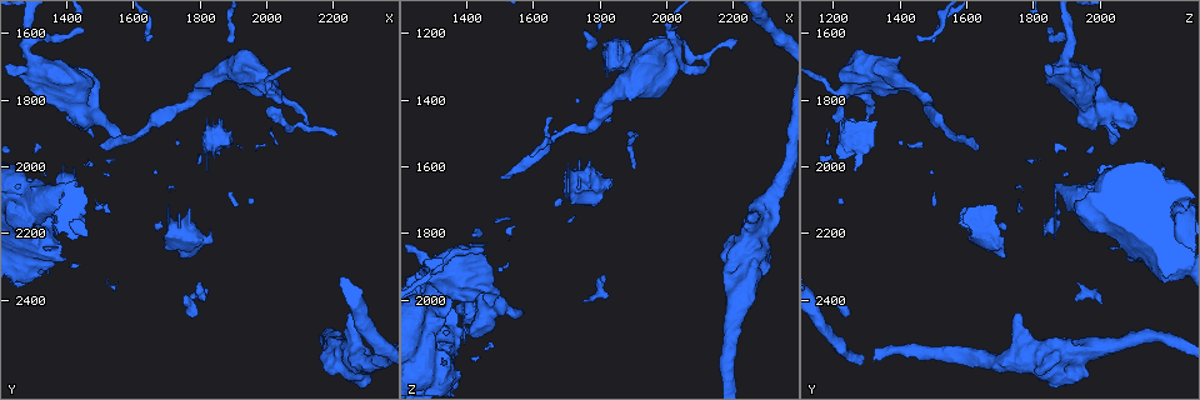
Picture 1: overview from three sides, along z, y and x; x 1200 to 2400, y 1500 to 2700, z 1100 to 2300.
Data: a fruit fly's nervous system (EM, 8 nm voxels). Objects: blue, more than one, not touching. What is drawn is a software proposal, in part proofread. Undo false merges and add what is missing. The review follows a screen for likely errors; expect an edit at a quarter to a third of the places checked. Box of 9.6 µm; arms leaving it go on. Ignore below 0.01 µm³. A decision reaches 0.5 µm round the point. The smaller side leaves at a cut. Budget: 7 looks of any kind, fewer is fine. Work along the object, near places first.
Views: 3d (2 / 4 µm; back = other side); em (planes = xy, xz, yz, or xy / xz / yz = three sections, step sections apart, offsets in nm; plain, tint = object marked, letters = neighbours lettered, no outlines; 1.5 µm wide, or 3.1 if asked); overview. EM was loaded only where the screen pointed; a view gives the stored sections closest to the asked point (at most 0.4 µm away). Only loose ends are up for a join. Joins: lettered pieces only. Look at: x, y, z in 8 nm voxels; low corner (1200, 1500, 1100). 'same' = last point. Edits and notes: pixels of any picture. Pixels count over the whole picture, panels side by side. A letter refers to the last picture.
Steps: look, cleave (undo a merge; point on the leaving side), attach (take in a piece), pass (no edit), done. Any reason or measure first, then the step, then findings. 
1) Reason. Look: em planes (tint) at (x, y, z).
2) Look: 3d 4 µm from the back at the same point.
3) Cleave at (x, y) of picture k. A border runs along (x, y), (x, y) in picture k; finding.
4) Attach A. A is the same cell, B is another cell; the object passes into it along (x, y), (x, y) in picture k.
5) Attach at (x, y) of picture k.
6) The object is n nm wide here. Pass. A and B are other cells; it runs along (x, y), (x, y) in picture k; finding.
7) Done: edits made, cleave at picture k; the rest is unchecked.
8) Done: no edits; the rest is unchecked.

Tapers out. Look: 3d 2 µm at (1500, 1930, 1640).

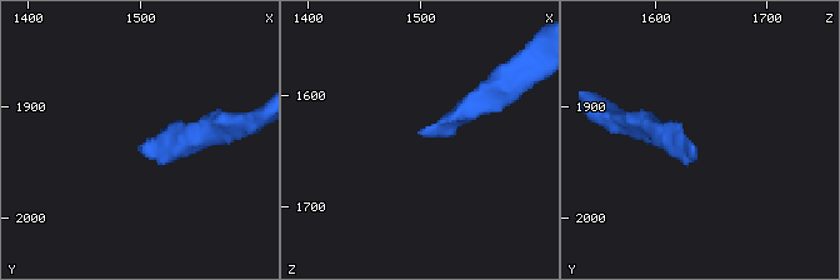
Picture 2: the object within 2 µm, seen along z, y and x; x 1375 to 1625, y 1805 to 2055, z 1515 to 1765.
Now the EM. Look: em xy step 4 (tint) at (1502, 1942, 1636).

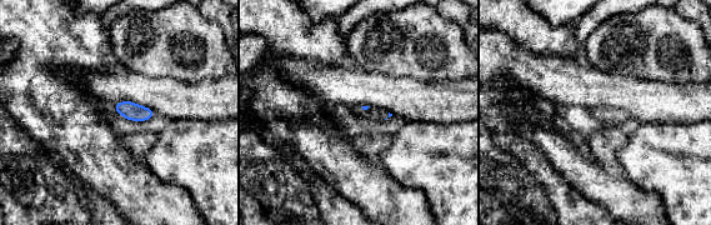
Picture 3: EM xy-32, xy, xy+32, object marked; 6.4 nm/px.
Look: em xz step 8 (letters) at the same point.

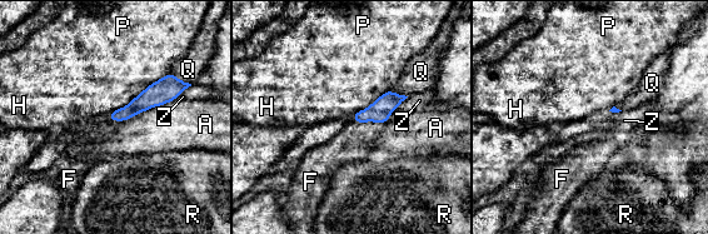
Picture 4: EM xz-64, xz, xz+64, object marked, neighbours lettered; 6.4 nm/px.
Attach F. F is the same cell, A, H, P, Q, R and Z are other cells; it goes on there.

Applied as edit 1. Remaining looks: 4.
See it whole again. Look: overview.

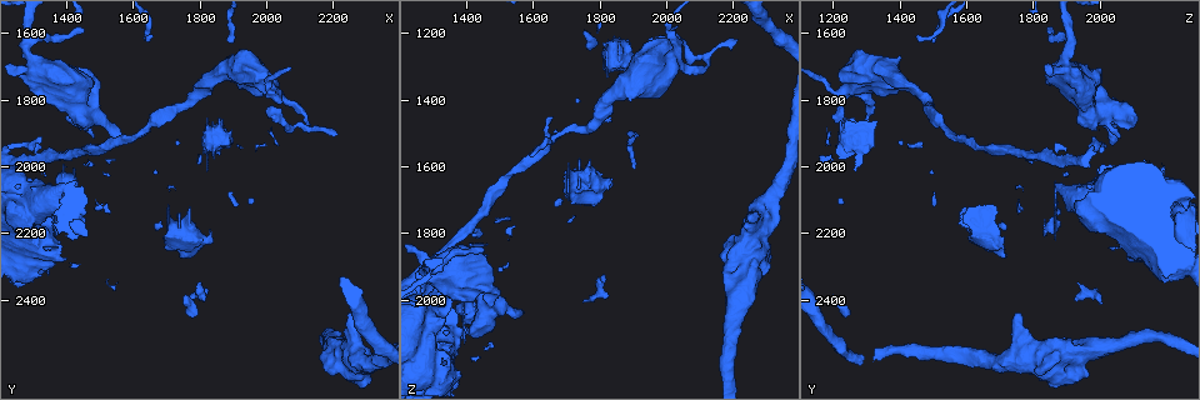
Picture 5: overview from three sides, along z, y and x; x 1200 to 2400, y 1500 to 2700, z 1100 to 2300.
An open end. Look: 3d 4 µm at (1560, 1930, 2040).

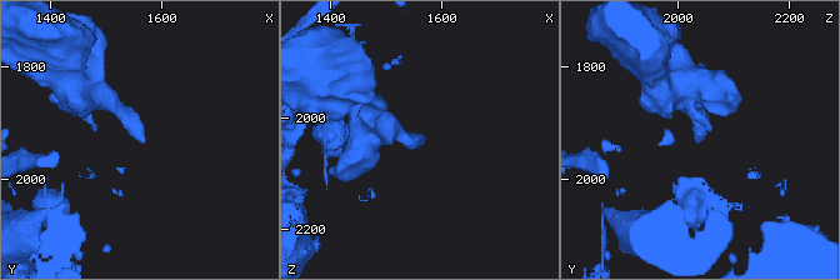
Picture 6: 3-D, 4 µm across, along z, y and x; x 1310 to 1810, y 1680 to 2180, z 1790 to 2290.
Look: em planes (letters) at (1565, 1935, 2030).

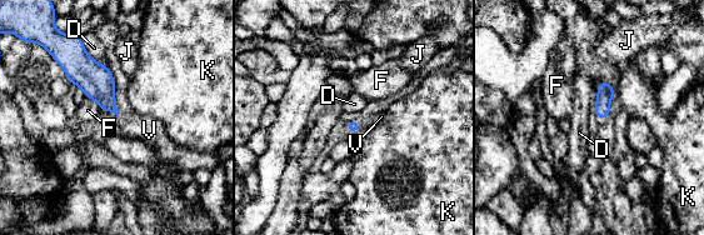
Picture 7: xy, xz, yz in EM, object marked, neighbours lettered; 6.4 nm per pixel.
The longest contact is with D, 260 nm. Attach V. V is the same cell, D, F, J and K are other cells; the object passes into it along (353, 126), (358, 125), (364, 124) in picture 7; it goes on there.

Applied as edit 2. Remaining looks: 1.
Done: edits made, attach at picture 4, attach at picture 7; the rest is unchecked.

